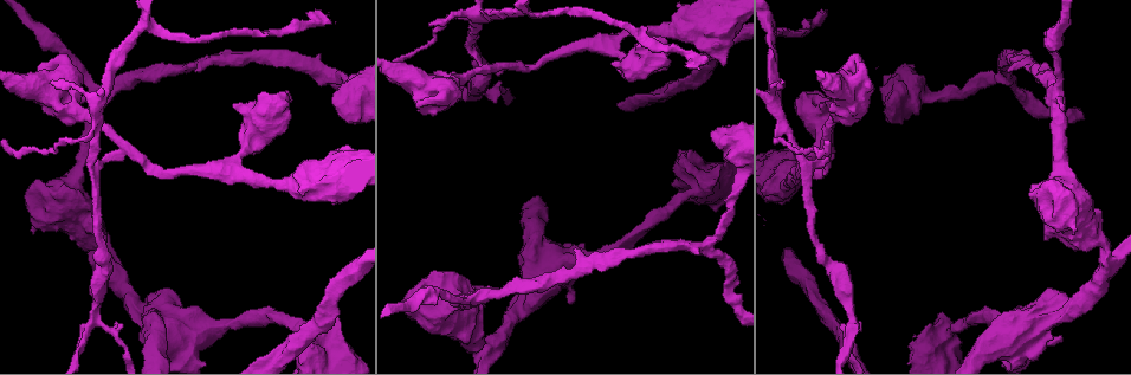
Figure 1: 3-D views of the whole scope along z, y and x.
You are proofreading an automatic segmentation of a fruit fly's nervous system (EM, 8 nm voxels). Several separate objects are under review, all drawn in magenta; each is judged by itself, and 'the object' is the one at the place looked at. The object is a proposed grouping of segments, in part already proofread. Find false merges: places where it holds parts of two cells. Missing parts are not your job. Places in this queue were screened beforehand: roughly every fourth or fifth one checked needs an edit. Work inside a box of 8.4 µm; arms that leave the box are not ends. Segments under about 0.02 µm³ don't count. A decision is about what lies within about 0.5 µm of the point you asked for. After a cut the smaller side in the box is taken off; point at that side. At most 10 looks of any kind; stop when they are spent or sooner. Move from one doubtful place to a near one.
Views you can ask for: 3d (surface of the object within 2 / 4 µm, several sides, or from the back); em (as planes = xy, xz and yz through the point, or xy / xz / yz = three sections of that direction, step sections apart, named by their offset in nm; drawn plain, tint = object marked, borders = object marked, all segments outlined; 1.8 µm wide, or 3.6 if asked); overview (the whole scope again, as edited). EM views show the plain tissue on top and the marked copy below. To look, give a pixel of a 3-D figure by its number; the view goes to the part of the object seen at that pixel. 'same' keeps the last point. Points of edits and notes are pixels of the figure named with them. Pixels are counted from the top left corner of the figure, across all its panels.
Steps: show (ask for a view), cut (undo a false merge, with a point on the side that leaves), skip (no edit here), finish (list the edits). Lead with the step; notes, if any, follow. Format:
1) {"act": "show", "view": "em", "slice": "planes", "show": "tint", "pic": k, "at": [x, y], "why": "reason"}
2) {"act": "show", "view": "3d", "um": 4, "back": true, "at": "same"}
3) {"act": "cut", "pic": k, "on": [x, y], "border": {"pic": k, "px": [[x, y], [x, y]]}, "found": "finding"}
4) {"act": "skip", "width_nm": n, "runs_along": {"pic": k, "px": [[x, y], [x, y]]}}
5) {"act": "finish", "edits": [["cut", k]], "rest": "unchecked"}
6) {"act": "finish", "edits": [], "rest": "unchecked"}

{"act": "show", "view": "3d", "um": 2, "pic": 1, "at": [506, 64]}

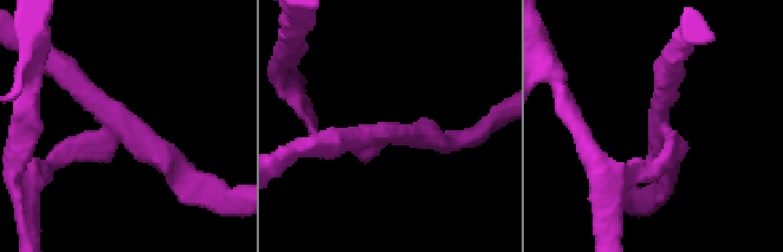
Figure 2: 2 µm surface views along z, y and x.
{"act": "show", "view": "em", "slice": "yz", "step": 8, "show": "tint", "pic": 2, "at": [663, 132]}

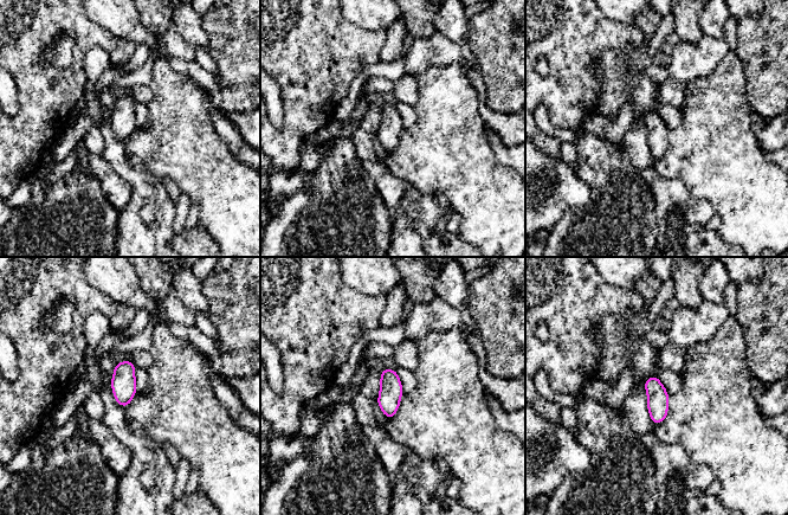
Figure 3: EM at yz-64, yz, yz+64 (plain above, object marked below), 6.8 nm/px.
{"act": "show", "view": "em", "slice": "planes", "show": "tint", "at": "same"}

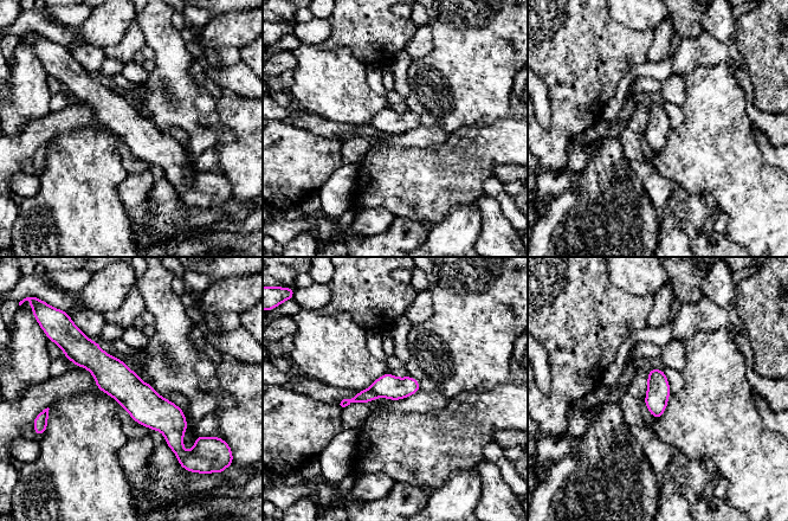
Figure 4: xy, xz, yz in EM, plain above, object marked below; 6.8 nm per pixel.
{"act": "cut", "pic": 4, "on": [362, 396], "width_nm": 160, "found": "two cells meet here"}

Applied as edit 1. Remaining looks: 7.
{"act": "show", "view": "overview", "why": "see it whole again"}

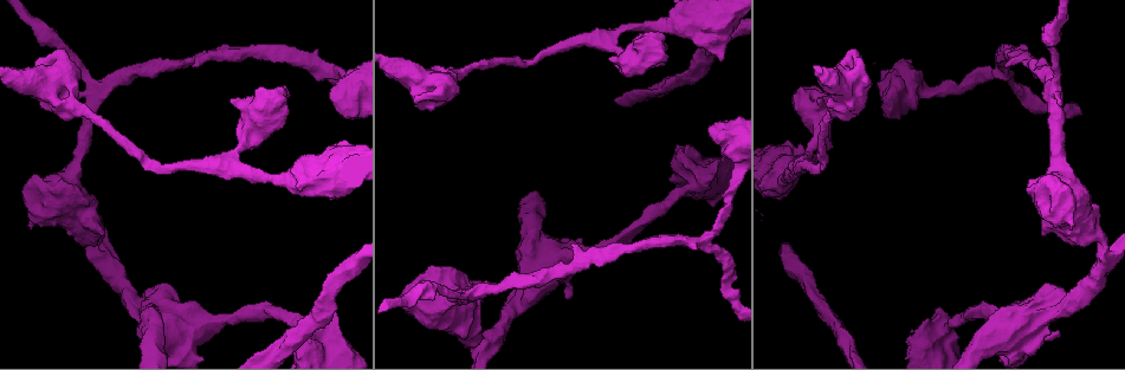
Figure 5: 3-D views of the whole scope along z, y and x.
{"act": "show", "view": "em", "um": 3.6, "slice": "xz", "step": 4, "show": "tint", "pic": 5, "at": [427, 84], "why": "a fork"}

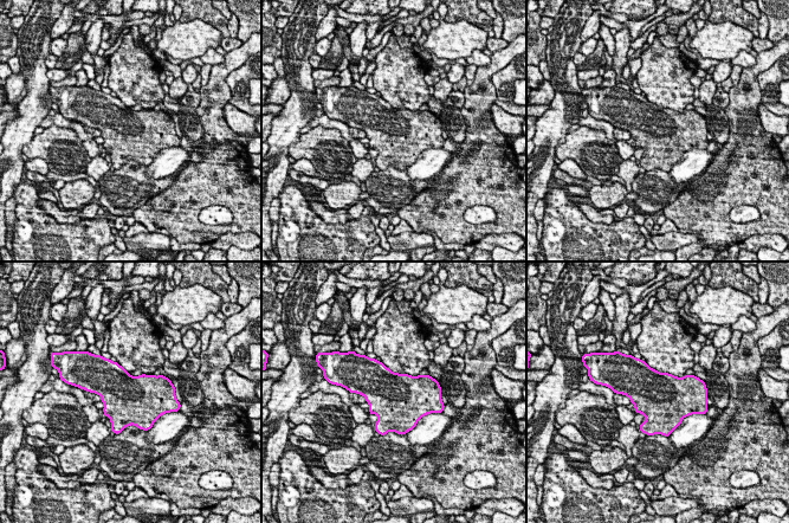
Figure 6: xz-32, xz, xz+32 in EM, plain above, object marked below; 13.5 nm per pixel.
{"act": "skip", "found": "continuous, no second cell"}

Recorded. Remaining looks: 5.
{"act": "show", "view": "em", "slice": "xz", "step": 8, "show": "tint", "pic": 5, "at": [1053, 91], "why": "three-way junction"}

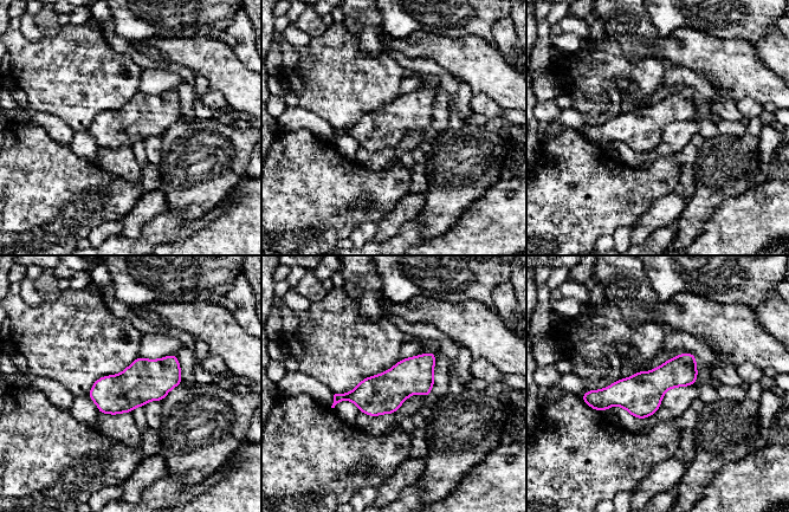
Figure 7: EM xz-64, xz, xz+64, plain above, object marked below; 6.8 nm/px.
{"act": "show", "view": "em", "slice": "yz", "step": 4, "show": "tint", "at": "same"}

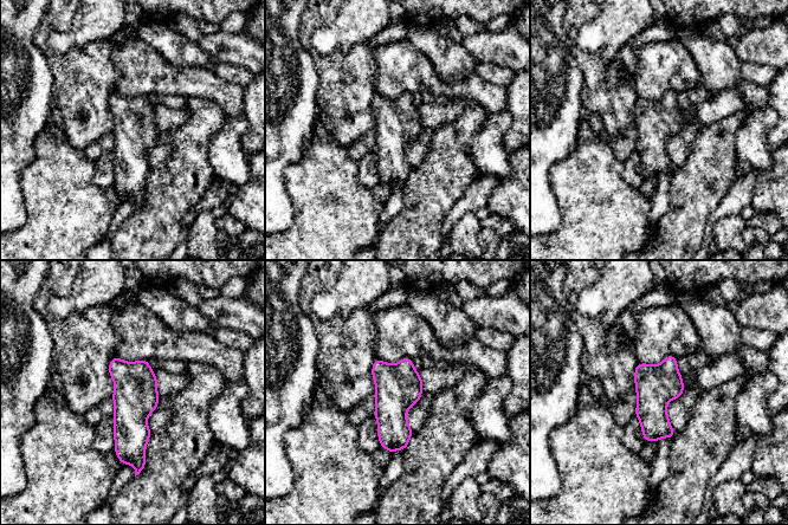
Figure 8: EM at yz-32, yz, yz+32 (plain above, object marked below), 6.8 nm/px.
{"act": "skip", "found": "all the same cell"}

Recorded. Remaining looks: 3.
{"act": "show", "view": "3d", "um": 4, "pic": 5, "at": [480, 344], "why": "sharp bend"}

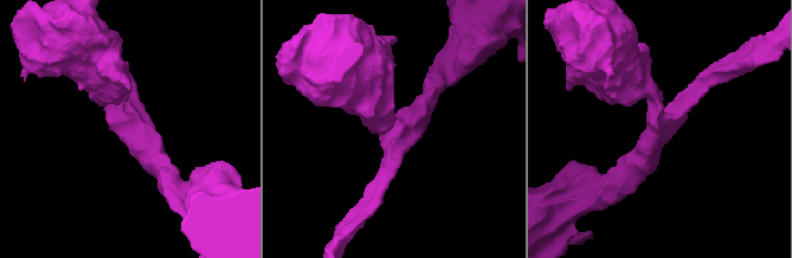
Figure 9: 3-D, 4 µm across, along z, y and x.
{"act": "show", "view": "em", "slice": "yz", "step": 16, "show": "tint", "pic": 9, "at": [659, 122], "arms": 3, "arm_widths_nm": [220, 320, 500], "why": "need the tissue"}

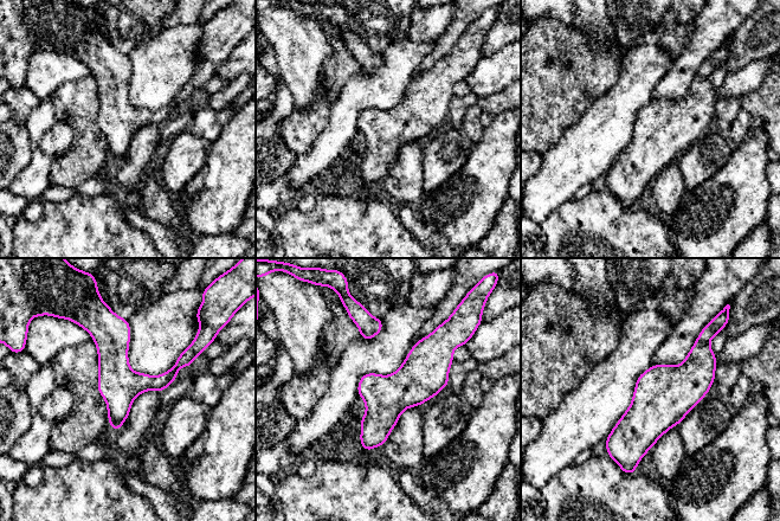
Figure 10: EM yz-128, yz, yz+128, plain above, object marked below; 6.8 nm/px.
{"act": "skip", "width_nm": 280, "runs_along": {"pic": 10, "px": [[449, 354], [380, 418], [367, 446]]}, "found": "all the same cell"}

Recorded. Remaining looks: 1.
{"act": "show", "view": "em", "um": 3.6, "slice": "planes", "show": "tint", "pic": 5, "at": [338, 165], "why": "sudden change in width"}

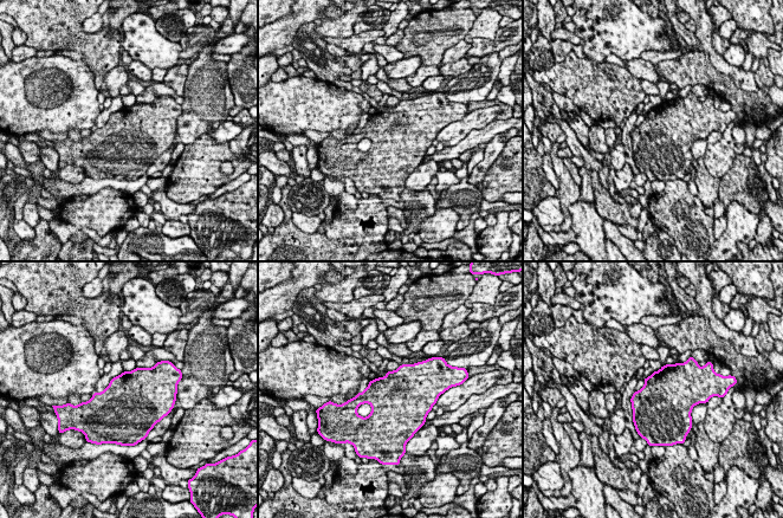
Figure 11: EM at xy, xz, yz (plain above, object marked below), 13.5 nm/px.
{"act": "skip", "width_nm": 750, "found": "one cell here"}

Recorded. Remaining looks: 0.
{"act": "finish", "edits": [["cut", 4]], "rest": "unchecked"}

